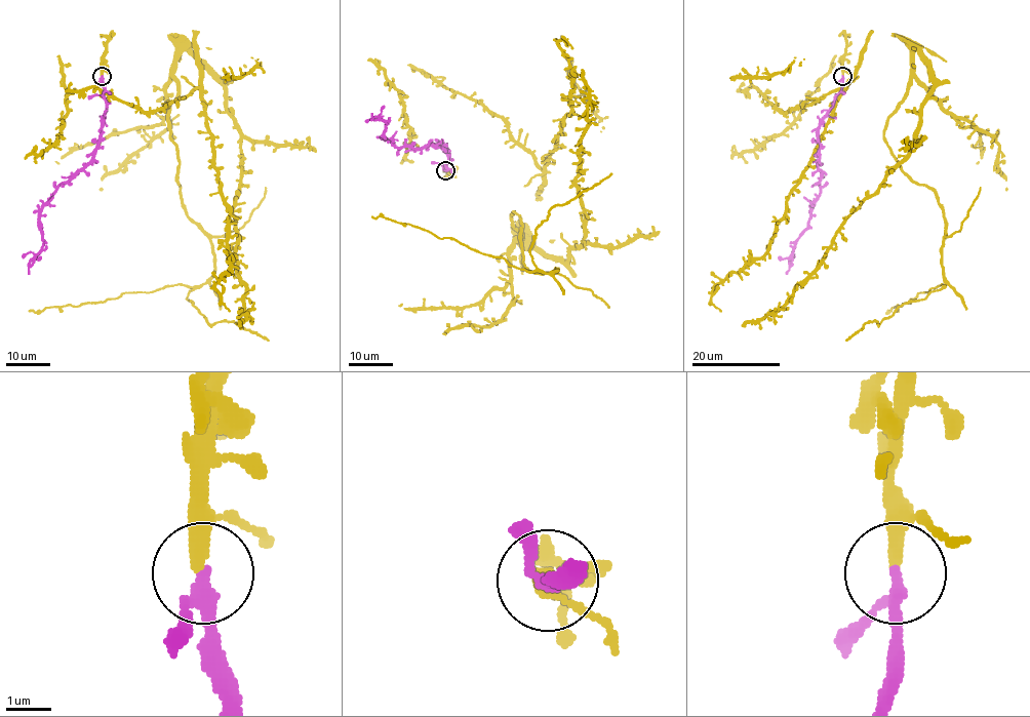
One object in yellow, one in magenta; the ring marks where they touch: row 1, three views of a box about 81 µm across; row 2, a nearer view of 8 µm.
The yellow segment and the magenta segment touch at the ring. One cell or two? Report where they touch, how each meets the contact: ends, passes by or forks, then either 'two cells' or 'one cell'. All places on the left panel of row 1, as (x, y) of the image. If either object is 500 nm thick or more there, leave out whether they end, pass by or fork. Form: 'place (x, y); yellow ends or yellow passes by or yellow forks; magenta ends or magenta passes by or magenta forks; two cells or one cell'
place (102, 76); yellow ends; magenta passes by; one cell

